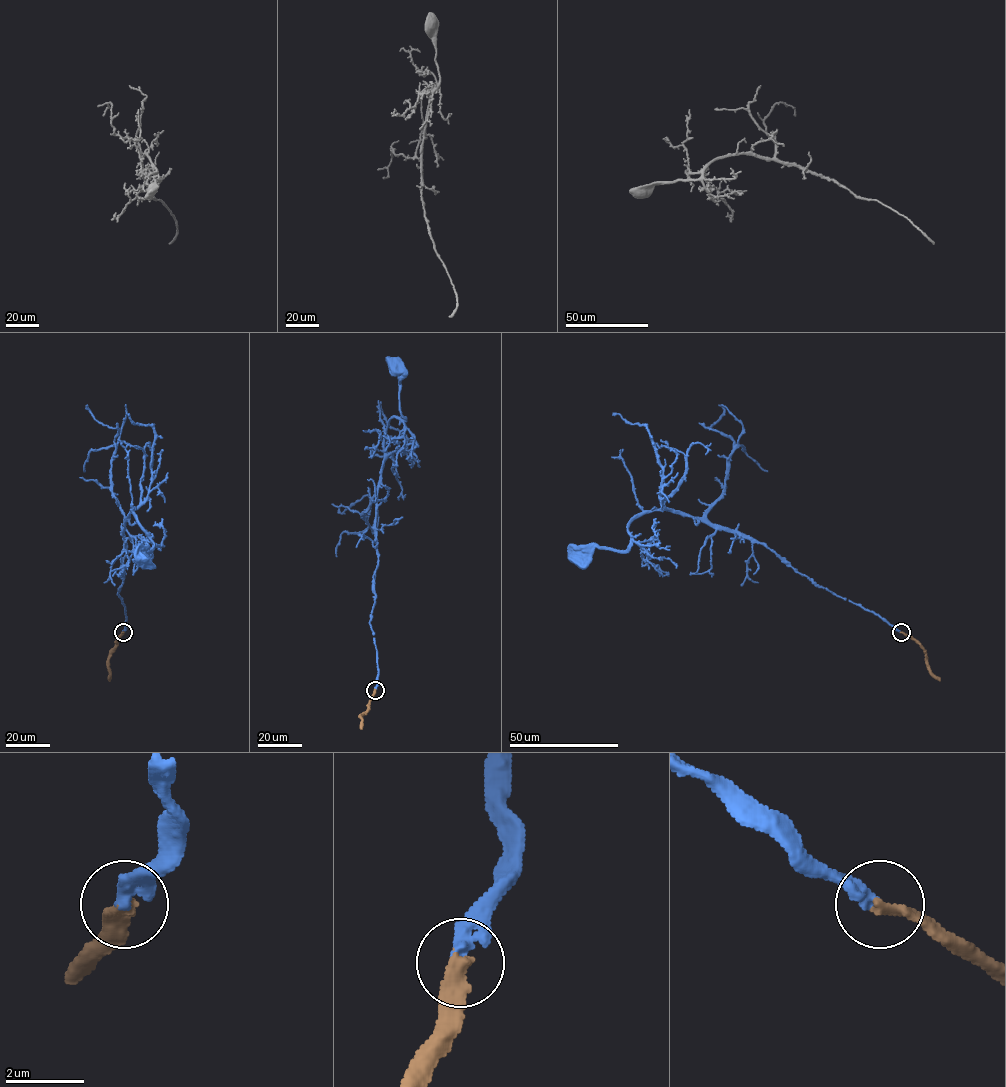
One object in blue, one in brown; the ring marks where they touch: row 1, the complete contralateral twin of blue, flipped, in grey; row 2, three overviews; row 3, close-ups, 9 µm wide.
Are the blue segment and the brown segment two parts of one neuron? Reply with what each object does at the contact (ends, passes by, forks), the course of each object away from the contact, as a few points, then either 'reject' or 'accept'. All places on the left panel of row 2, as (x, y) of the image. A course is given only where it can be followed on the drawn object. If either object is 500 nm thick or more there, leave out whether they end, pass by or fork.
blue ends; brown ends; course blue (123, 632), (125, 607), (118, 593), (126, 553), (124, 523), (132, 510), (153, 543), (143, 558); course brown (123, 632), (108, 660), (109, 681); accept

